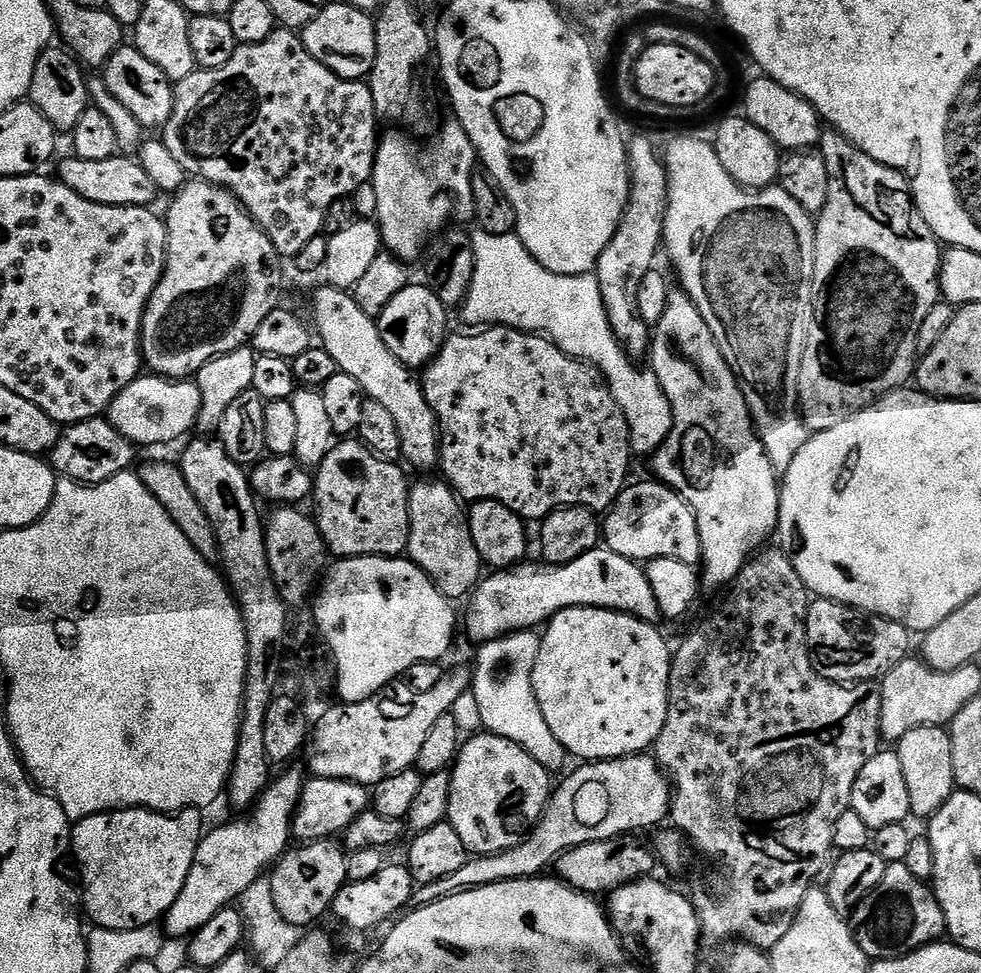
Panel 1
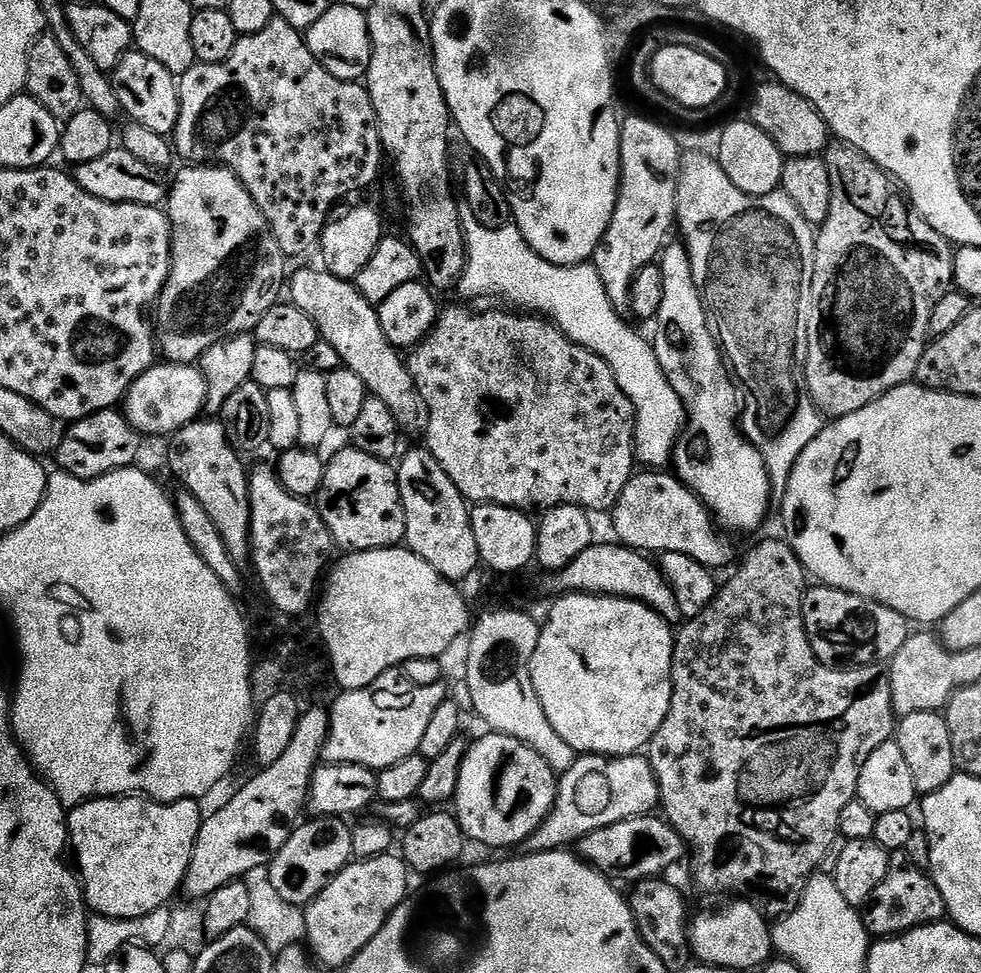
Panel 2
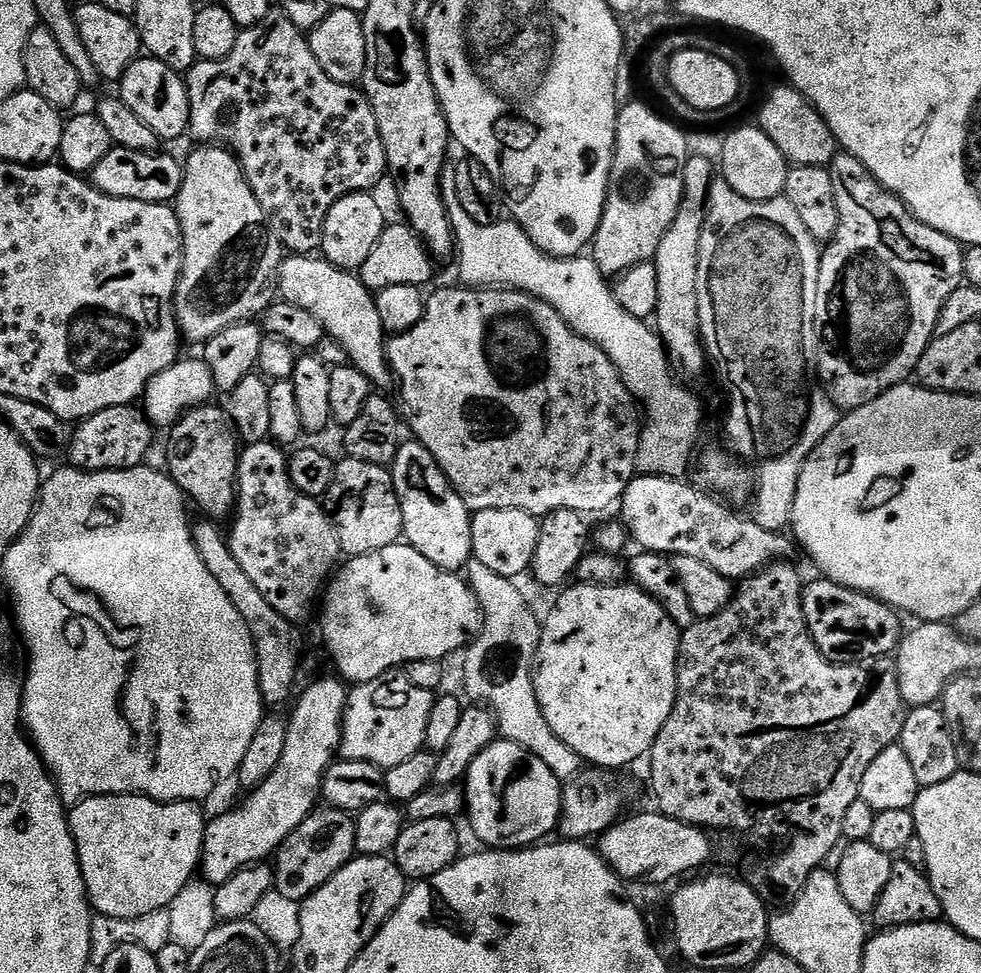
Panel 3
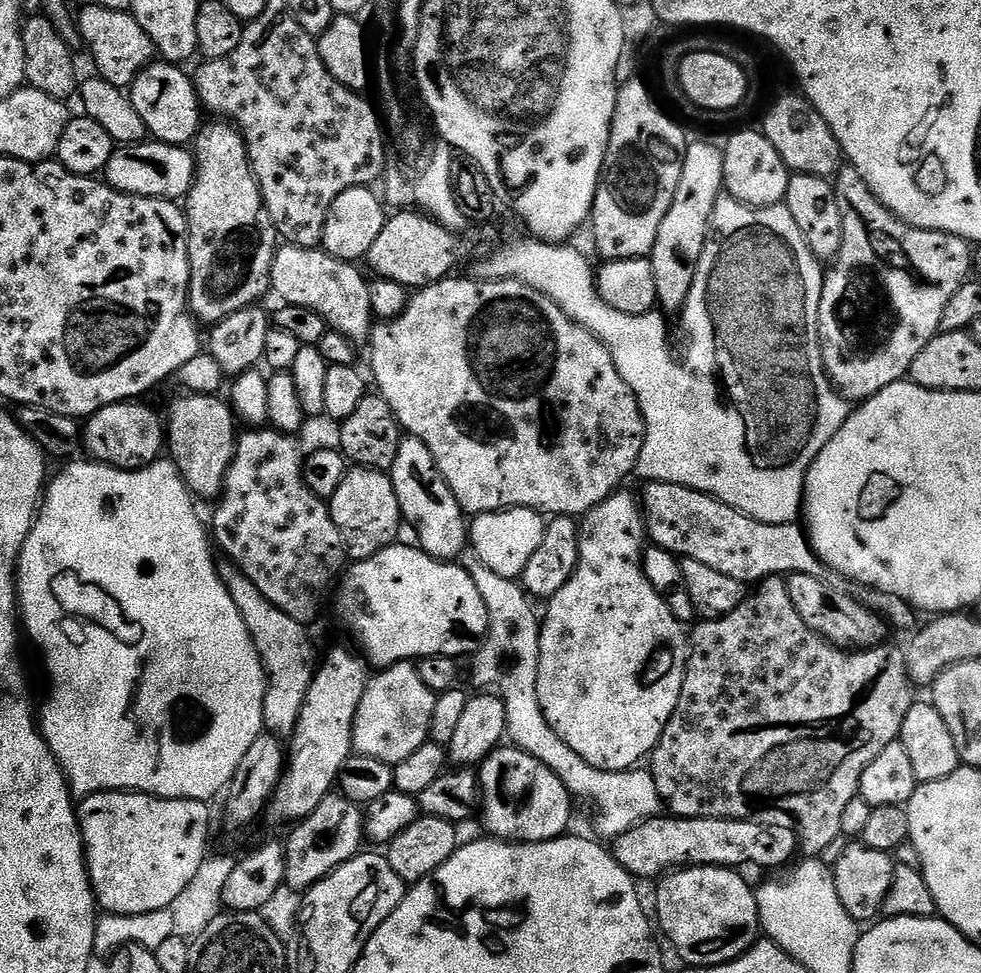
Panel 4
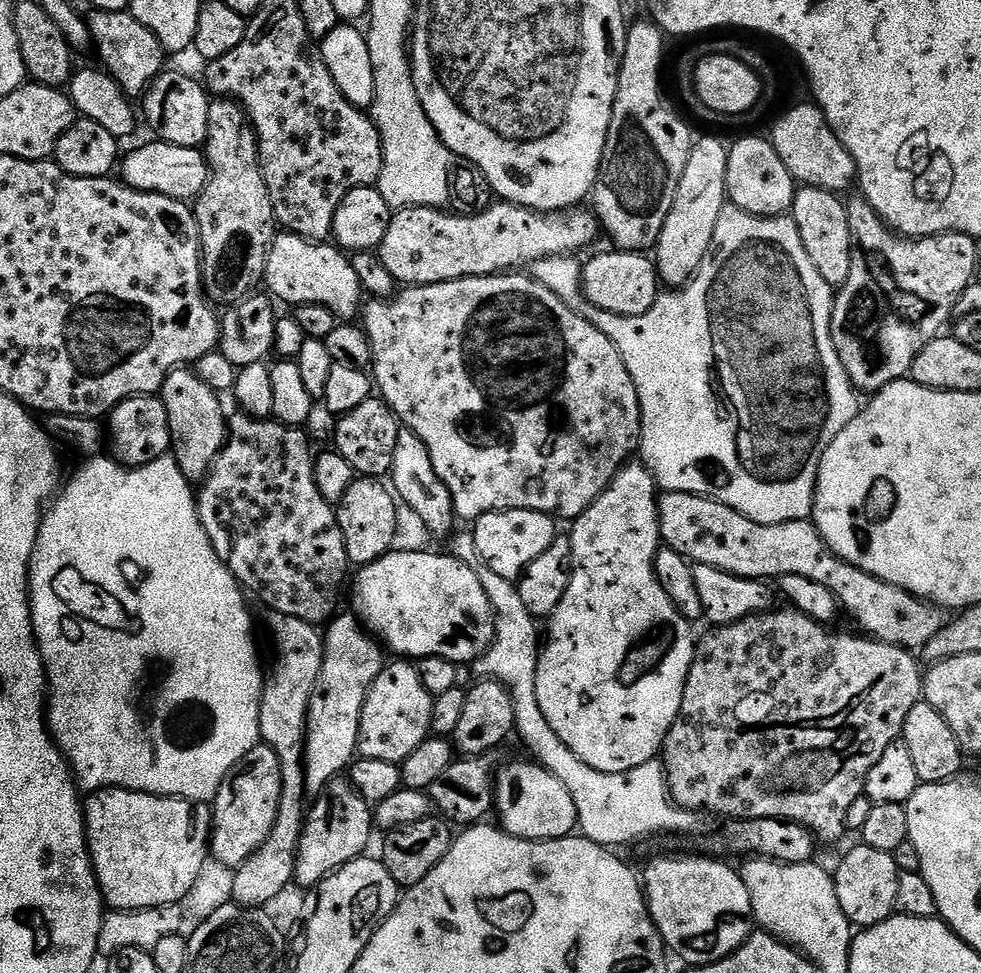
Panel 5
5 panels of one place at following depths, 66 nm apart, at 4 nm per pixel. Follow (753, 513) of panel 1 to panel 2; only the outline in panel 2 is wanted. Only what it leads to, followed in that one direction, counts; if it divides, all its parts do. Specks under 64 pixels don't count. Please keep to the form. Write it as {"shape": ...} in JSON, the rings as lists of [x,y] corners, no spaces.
{"shape":[[[665,243],[658,257],[662,278],[662,302],[658,306],[658,314],[654,317],[656,337],[651,337],[650,343],[656,350],[662,374],[668,379],[674,394],[678,394],[682,402],[686,417],[676,446],[670,453],[672,464],[676,467],[674,475],[707,506],[715,523],[721,529],[752,532],[768,516],[768,498],[772,498],[774,494],[772,480],[768,477],[762,454],[758,454],[756,447],[748,442],[741,429],[742,396],[738,391],[737,381],[730,375],[723,351],[714,335],[714,329],[708,323],[708,311],[702,306],[692,258],[683,243],[672,243]]]}

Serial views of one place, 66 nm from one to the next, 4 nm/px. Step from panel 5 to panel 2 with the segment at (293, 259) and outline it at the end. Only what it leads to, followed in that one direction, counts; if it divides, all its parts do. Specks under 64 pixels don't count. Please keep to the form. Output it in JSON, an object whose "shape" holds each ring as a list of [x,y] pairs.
{"shape":[[[300,268],[293,276],[291,273],[286,284],[287,299],[294,306],[298,306],[298,310],[303,310],[305,314],[310,314],[310,318],[314,318],[314,326],[318,326],[320,331],[320,339],[334,346],[341,365],[354,370],[354,374],[362,378],[362,382],[375,399],[390,406],[390,414],[394,414],[401,429],[412,428],[419,420],[421,423],[420,396],[416,393],[412,376],[401,353],[392,347],[382,330],[377,305],[366,302],[366,298],[362,298],[353,281],[338,278],[327,270],[319,271]]]}

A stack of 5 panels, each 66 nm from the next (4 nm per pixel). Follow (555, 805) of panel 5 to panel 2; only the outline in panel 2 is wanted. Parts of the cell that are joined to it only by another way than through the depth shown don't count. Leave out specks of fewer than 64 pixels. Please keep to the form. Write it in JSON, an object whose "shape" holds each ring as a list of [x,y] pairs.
{"shape":[[[503,734],[472,740],[460,766],[454,815],[465,837],[488,848],[523,845],[536,833],[556,801],[557,773],[533,748]]]}

